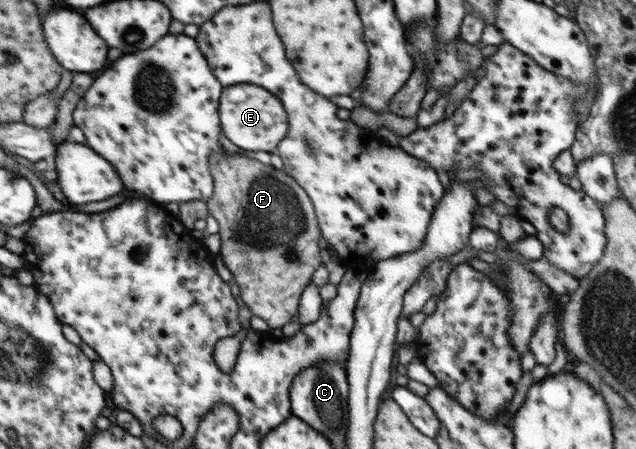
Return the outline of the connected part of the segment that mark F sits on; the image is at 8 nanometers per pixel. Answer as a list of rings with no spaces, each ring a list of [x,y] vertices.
[[[213,154],[209,156],[209,168],[214,180],[214,192],[206,204],[210,216],[219,223],[219,255],[235,276],[241,292],[247,292],[243,300],[252,314],[266,321],[270,330],[283,330],[286,324],[292,322],[294,314],[297,314],[299,296],[309,280],[312,280],[315,269],[322,264],[319,248],[321,234],[313,204],[301,186],[283,170],[277,170],[273,165],[263,164],[244,154]]]

